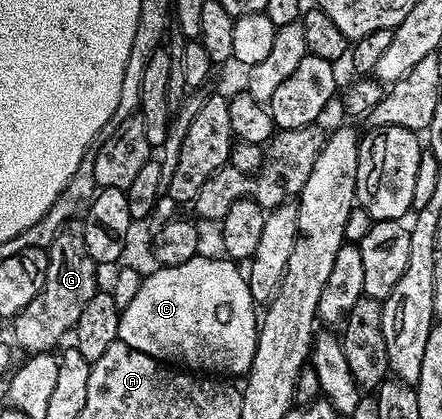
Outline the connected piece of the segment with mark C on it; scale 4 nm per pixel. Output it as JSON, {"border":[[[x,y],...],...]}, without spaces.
{"border":[[[197,256],[177,266],[157,265],[153,274],[145,273],[141,277],[134,300],[121,309],[119,341],[130,344],[130,348],[138,352],[146,352],[146,356],[157,358],[159,362],[175,364],[192,372],[199,371],[201,366],[204,369],[201,371],[216,376],[247,375],[256,351],[258,306],[252,300],[245,271],[240,271],[236,266],[239,265],[229,259],[204,259]]]}

